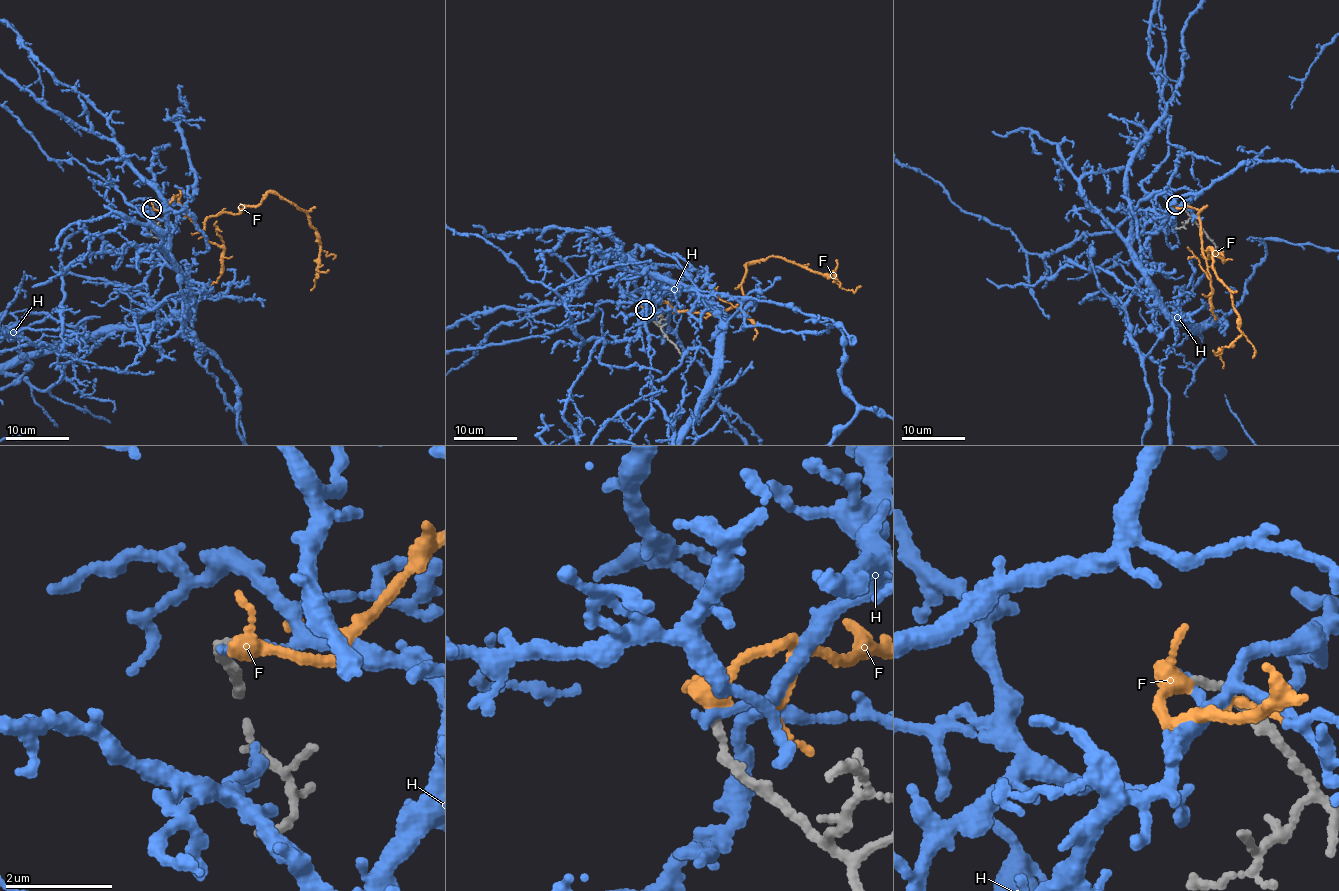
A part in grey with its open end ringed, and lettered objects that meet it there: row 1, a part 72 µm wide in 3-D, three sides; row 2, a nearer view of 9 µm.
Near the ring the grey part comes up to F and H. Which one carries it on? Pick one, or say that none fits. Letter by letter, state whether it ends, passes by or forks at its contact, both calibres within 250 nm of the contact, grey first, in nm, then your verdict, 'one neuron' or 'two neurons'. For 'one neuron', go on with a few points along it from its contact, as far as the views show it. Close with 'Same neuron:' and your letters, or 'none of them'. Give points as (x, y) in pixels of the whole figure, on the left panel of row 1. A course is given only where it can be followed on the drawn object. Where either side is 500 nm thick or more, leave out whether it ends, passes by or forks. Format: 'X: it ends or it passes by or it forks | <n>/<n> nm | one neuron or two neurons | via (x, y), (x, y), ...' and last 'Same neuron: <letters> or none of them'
F: it ends | 140/360 nm | one neuron | via (151, 208), (177, 195), (203, 230), (207, 218), (251, 207), (268, 193), (288, 199), (320, 244), (310, 291)
H: it ends | 140/180 nm | two neurons
Same neuron: F

